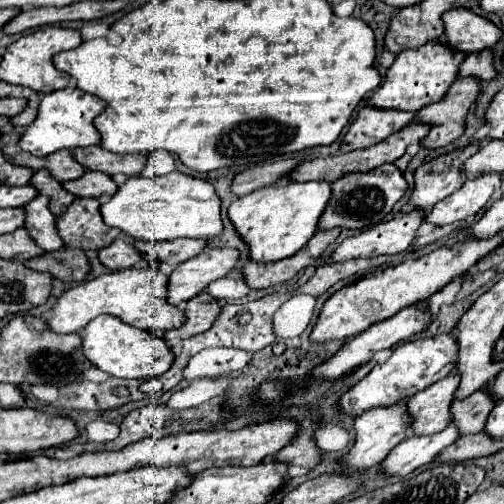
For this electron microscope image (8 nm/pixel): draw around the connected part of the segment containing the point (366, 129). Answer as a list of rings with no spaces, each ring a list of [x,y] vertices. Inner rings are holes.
[[[363,106],[357,114],[357,118],[351,122],[345,138],[343,138],[343,152],[367,148],[371,144],[377,144],[385,140],[395,130],[401,130],[413,122],[413,112],[405,110],[383,110],[375,106]]]

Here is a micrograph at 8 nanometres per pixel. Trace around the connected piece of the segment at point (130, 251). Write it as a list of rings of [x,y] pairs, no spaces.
[[[117,238],[111,246],[99,250],[99,260],[111,270],[121,270],[139,264],[143,258],[139,250],[133,246],[133,238]]]

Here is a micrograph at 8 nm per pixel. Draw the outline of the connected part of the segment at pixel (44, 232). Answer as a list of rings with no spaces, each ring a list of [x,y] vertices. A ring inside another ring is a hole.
[[[37,196],[31,200],[25,210],[27,210],[27,230],[31,236],[35,236],[35,242],[43,246],[43,250],[53,252],[65,246],[63,238],[57,234],[57,216],[49,210],[49,196]]]

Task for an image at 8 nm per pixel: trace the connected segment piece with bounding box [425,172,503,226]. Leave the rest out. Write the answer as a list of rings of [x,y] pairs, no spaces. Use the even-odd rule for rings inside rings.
[[[483,172],[477,178],[467,180],[457,192],[437,202],[425,216],[425,222],[443,226],[477,214],[489,204],[489,200],[493,198],[493,192],[501,188],[501,180],[503,180],[503,174],[499,172]]]

